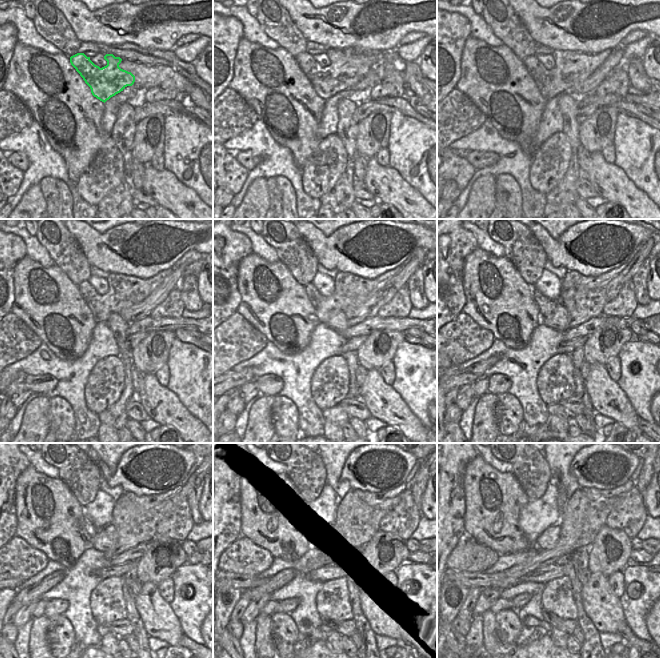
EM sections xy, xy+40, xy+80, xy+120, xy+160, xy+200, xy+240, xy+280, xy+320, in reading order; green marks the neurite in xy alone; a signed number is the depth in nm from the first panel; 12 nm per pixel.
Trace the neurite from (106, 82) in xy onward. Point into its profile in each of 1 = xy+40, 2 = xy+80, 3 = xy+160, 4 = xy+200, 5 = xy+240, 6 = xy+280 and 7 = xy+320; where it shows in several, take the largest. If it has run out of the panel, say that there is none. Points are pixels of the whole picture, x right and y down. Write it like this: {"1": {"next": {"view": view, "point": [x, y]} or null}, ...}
{"1": {"next": {"view": "xy+40", "point": [327, 82]}}, "2": {"next": {"view": "xy+80", "point": [561, 78]}}, "3": {"next": {"view": "xy+160", "point": [339, 299]}}, "4": {"next": {"view": "xy+200", "point": [546, 306]}}, "5": {"next": {"view": "xy+240", "point": [146, 502]}}, "6": {"next": {"view": "xy+280", "point": [372, 499]}}, "7": {"next": {"view": "xy+320", "point": [593, 494]}}}

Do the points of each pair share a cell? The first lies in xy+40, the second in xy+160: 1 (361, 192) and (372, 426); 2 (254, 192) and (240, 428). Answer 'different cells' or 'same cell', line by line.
1: different cells
2: different cells

